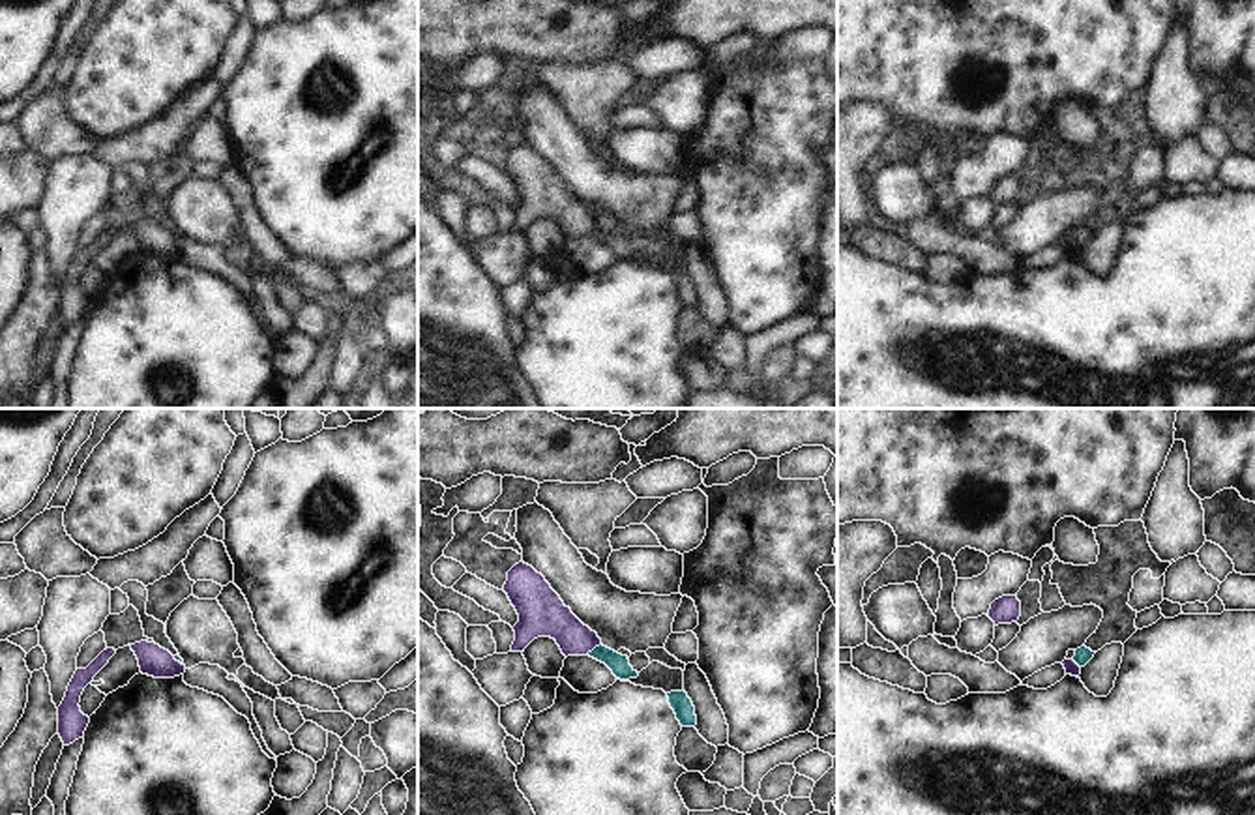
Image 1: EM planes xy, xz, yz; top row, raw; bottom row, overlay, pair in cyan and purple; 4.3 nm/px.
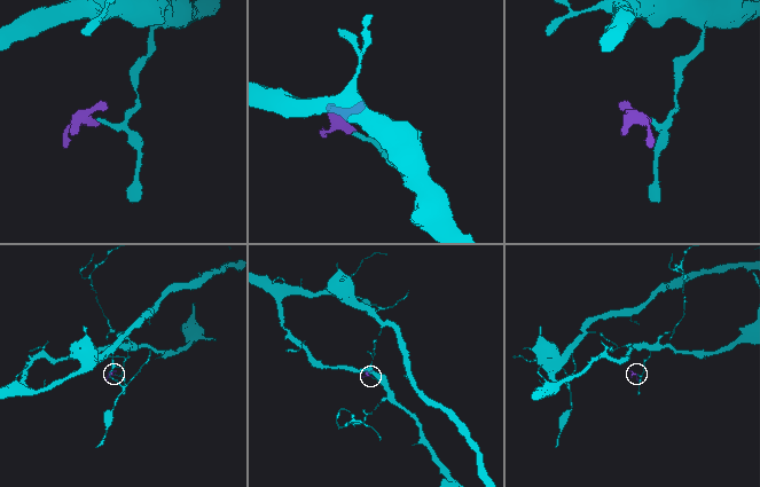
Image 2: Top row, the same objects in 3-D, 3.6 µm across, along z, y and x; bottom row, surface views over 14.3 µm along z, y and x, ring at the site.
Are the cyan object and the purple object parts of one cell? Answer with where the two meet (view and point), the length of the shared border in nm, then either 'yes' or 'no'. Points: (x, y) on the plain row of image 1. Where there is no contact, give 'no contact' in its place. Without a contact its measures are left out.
xz (594, 229) | 90 nm | yes

